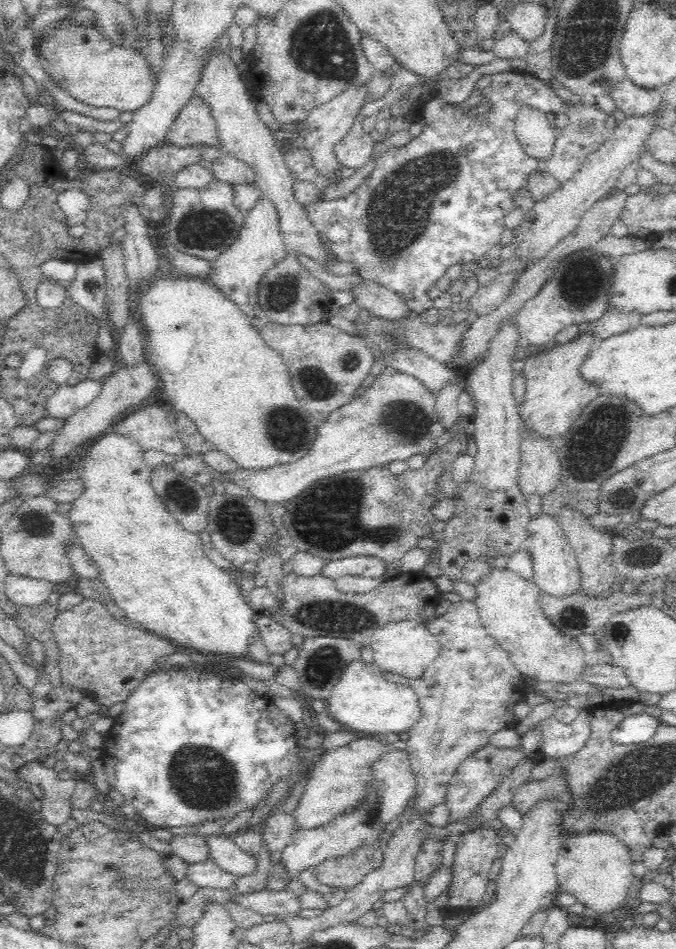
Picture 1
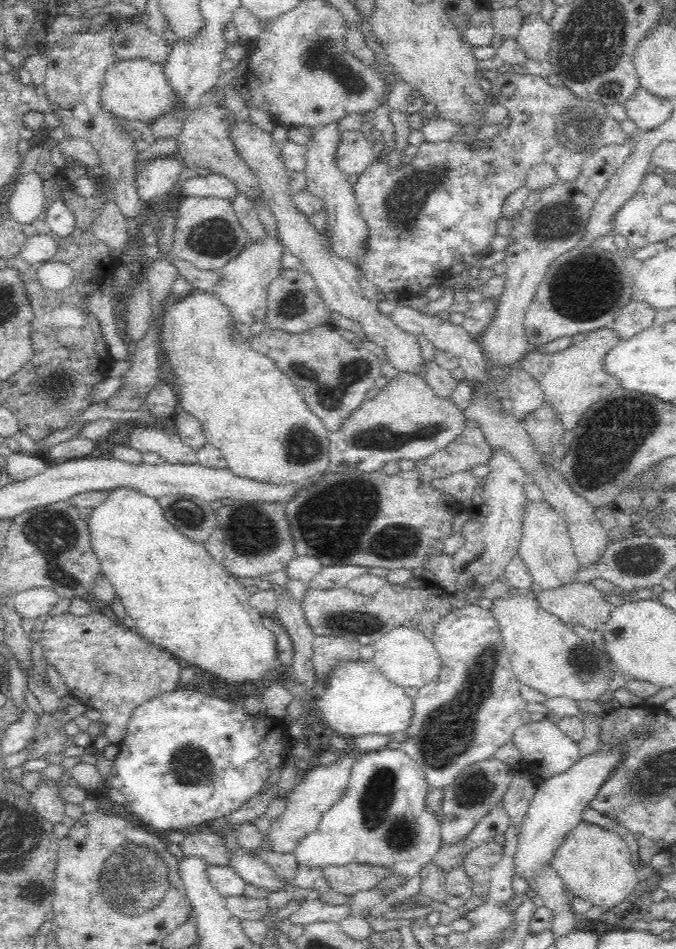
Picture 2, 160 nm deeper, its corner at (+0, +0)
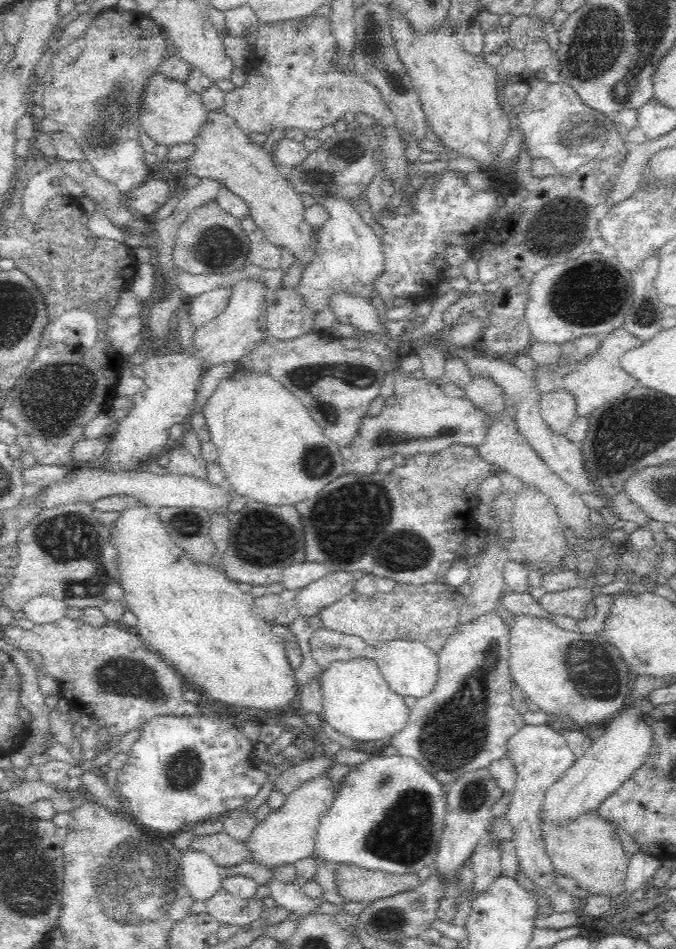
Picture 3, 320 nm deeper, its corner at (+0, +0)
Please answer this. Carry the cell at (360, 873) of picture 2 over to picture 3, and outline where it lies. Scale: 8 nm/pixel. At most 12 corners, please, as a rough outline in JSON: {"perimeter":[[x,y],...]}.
{"perimeter":[[335,868],[345,902],[370,904],[412,890],[418,874]]}

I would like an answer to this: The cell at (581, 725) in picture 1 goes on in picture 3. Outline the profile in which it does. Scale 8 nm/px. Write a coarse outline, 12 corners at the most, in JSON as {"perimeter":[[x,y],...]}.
{"perimeter":[[527,723],[508,740],[517,774],[505,817],[519,871],[552,910],[573,911],[537,816],[576,757],[560,732]]}

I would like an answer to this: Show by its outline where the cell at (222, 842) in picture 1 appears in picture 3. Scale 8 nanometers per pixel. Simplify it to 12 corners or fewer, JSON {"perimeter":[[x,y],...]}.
{"perimeter":[[268,880],[266,888],[277,906],[292,916],[314,913],[324,902],[311,898],[304,885]]}

